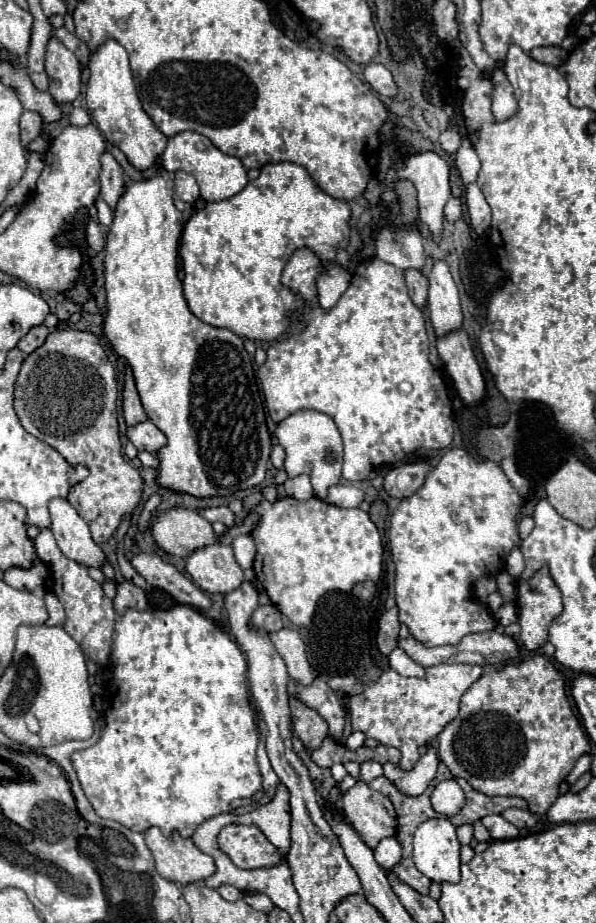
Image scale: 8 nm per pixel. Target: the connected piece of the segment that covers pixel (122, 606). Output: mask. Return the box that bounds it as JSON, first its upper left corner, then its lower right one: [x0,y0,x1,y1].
[113,582,147,616]

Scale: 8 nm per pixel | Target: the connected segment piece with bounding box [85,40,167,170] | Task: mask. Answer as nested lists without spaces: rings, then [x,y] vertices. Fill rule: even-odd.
[[[107,40],[103,46],[97,48],[97,52],[91,54],[89,72],[91,78],[87,84],[85,100],[89,114],[97,122],[97,128],[103,132],[109,144],[117,146],[127,156],[129,164],[135,170],[153,168],[153,162],[157,162],[157,156],[161,156],[165,150],[167,138],[165,134],[161,134],[161,130],[157,130],[153,118],[149,118],[149,114],[145,114],[141,106],[125,48],[115,40]]]

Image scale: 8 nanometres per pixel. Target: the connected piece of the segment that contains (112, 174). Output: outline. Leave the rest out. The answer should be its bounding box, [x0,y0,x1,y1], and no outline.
[101,152,125,210]

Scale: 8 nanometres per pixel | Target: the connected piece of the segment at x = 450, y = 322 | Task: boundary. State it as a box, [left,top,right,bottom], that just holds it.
[429,262,463,338]

